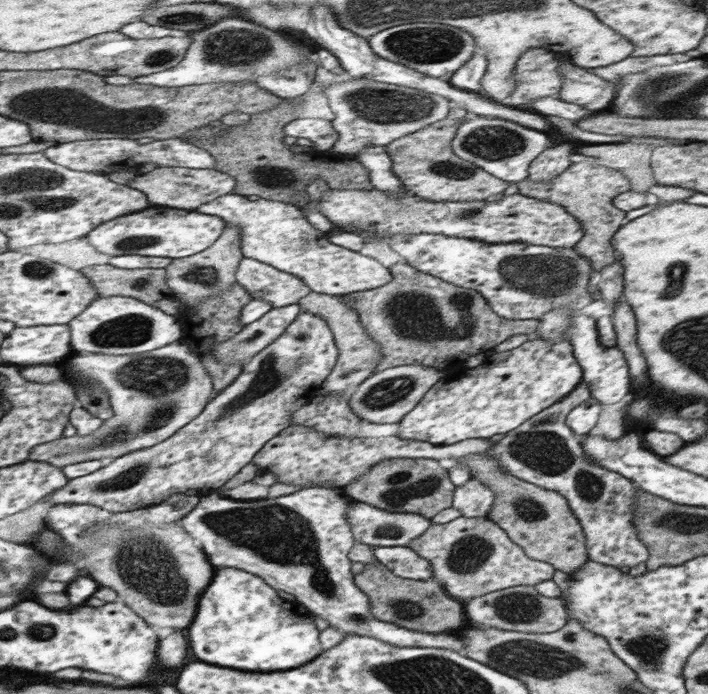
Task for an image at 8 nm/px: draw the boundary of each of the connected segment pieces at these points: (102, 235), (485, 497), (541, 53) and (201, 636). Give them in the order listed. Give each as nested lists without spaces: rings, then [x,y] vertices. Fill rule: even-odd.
[[[151,206],[142,212],[132,213],[101,224],[87,238],[99,252],[111,256],[141,254],[142,256],[185,259],[211,247],[226,226],[226,222],[220,216],[212,216],[197,210]]]
[[[471,476],[462,486],[455,486],[453,506],[464,518],[491,518],[495,501],[492,488],[476,477]]]
[[[530,48],[515,64],[516,90],[512,91],[514,107],[532,105],[540,96],[556,96],[562,88],[564,76],[559,72],[556,53],[548,48]]]
[[[220,567],[215,576],[187,630],[198,660],[224,668],[276,672],[304,666],[322,652],[318,628],[304,605],[296,600],[285,601],[267,581],[238,568]],[[292,624],[300,624],[300,628],[292,628]]]

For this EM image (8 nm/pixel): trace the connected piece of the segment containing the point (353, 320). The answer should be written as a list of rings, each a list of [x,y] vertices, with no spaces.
[[[311,291],[297,304],[303,312],[312,312],[312,314],[322,316],[323,319],[327,321],[339,349],[339,356],[336,360],[335,368],[331,371],[331,374],[324,379],[322,389],[318,391],[319,396],[325,397],[326,399],[336,399],[337,397],[344,397],[344,394],[347,393],[351,395],[356,391],[356,387],[358,387],[359,384],[362,384],[364,380],[374,373],[378,361],[382,359],[380,346],[371,340],[371,337],[359,324],[359,315],[351,308],[344,306],[340,297]]]

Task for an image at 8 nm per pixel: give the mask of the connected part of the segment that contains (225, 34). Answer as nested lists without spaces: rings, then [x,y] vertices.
[[[238,16],[224,17],[214,24],[195,26],[191,29],[192,46],[186,60],[163,74],[139,76],[134,79],[134,83],[158,87],[185,87],[221,81],[254,81],[258,76],[278,74],[278,71],[298,67],[313,54],[314,50],[310,52],[308,48],[298,46],[276,32]]]

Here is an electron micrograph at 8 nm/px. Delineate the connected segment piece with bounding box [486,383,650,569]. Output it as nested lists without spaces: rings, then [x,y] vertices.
[[[586,383],[580,384],[572,396],[565,396],[560,404],[552,404],[548,412],[540,412],[536,420],[528,420],[524,428],[506,433],[486,451],[508,474],[526,480],[540,488],[564,495],[571,511],[579,519],[587,535],[588,558],[616,568],[632,568],[648,560],[650,553],[640,540],[634,524],[636,484],[618,472],[592,464],[581,446],[578,436],[567,424],[567,416],[576,404],[583,404],[591,392]]]

